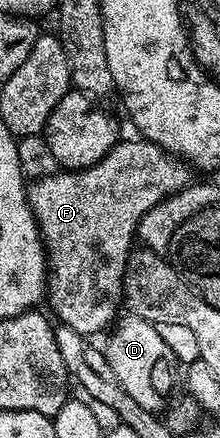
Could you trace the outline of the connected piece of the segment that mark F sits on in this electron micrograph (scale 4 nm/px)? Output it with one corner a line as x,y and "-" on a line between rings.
118,141
117,145
111,148
111,152
107,152
107,156
103,156
103,160
99,160
87,168
83,168
82,170
62,169
60,172
47,176
46,178
30,181
27,186
29,191
29,207
33,210
37,227
41,230
41,237
45,243
45,253
47,255
47,302
53,305
53,310
57,313
58,318
56,321
60,325
69,326
82,336
97,334
101,329
104,331
118,317
119,311
117,311
117,306
119,310
123,302
125,272
129,265
129,255
135,246
133,238
135,242
135,235
138,233
145,213
149,210
154,210
164,198
169,198
172,194
183,189
183,187
190,185
191,182
191,177
189,178
189,173
191,173
190,167
182,159
178,158
177,155
169,154
166,150
162,150
160,146
156,146
154,142
136,141

